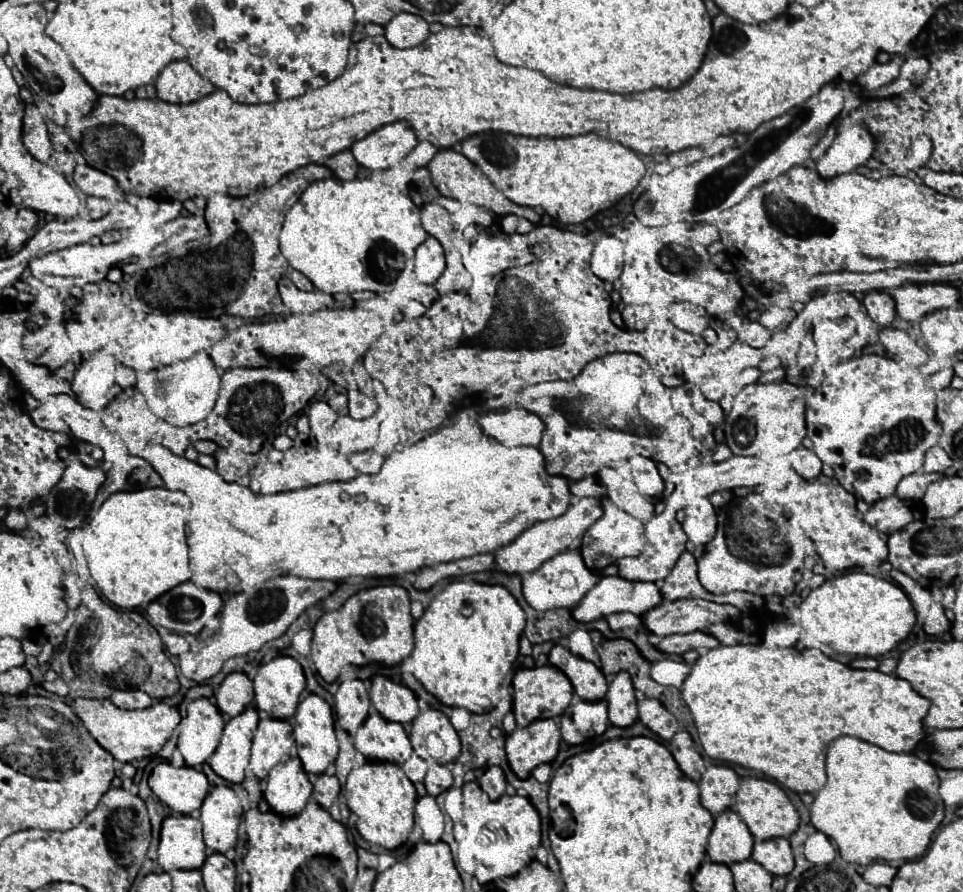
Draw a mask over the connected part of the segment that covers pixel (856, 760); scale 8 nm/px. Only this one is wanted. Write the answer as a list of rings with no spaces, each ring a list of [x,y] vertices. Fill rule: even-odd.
[[[840,736],[840,738],[836,738],[836,740],[828,746],[826,772],[828,772],[828,782],[826,782],[824,788],[822,788],[820,792],[816,792],[816,796],[814,796],[814,802],[812,802],[812,806],[810,806],[810,822],[812,822],[812,826],[814,826],[816,830],[828,834],[828,836],[836,842],[838,852],[840,852],[840,856],[842,856],[846,862],[850,862],[850,864],[860,864],[860,866],[868,866],[868,864],[874,862],[874,860],[886,860],[886,862],[892,862],[892,860],[912,860],[912,858],[922,856],[922,854],[928,850],[934,832],[938,830],[938,826],[940,826],[942,820],[944,820],[944,804],[942,804],[940,794],[938,794],[938,784],[940,784],[940,780],[938,780],[936,768],[934,768],[928,760],[924,760],[922,756],[918,756],[918,754],[914,754],[914,752],[886,752],[886,750],[882,750],[882,748],[870,744],[870,742],[864,742],[864,740],[860,740],[860,738],[854,738],[854,736]]]

